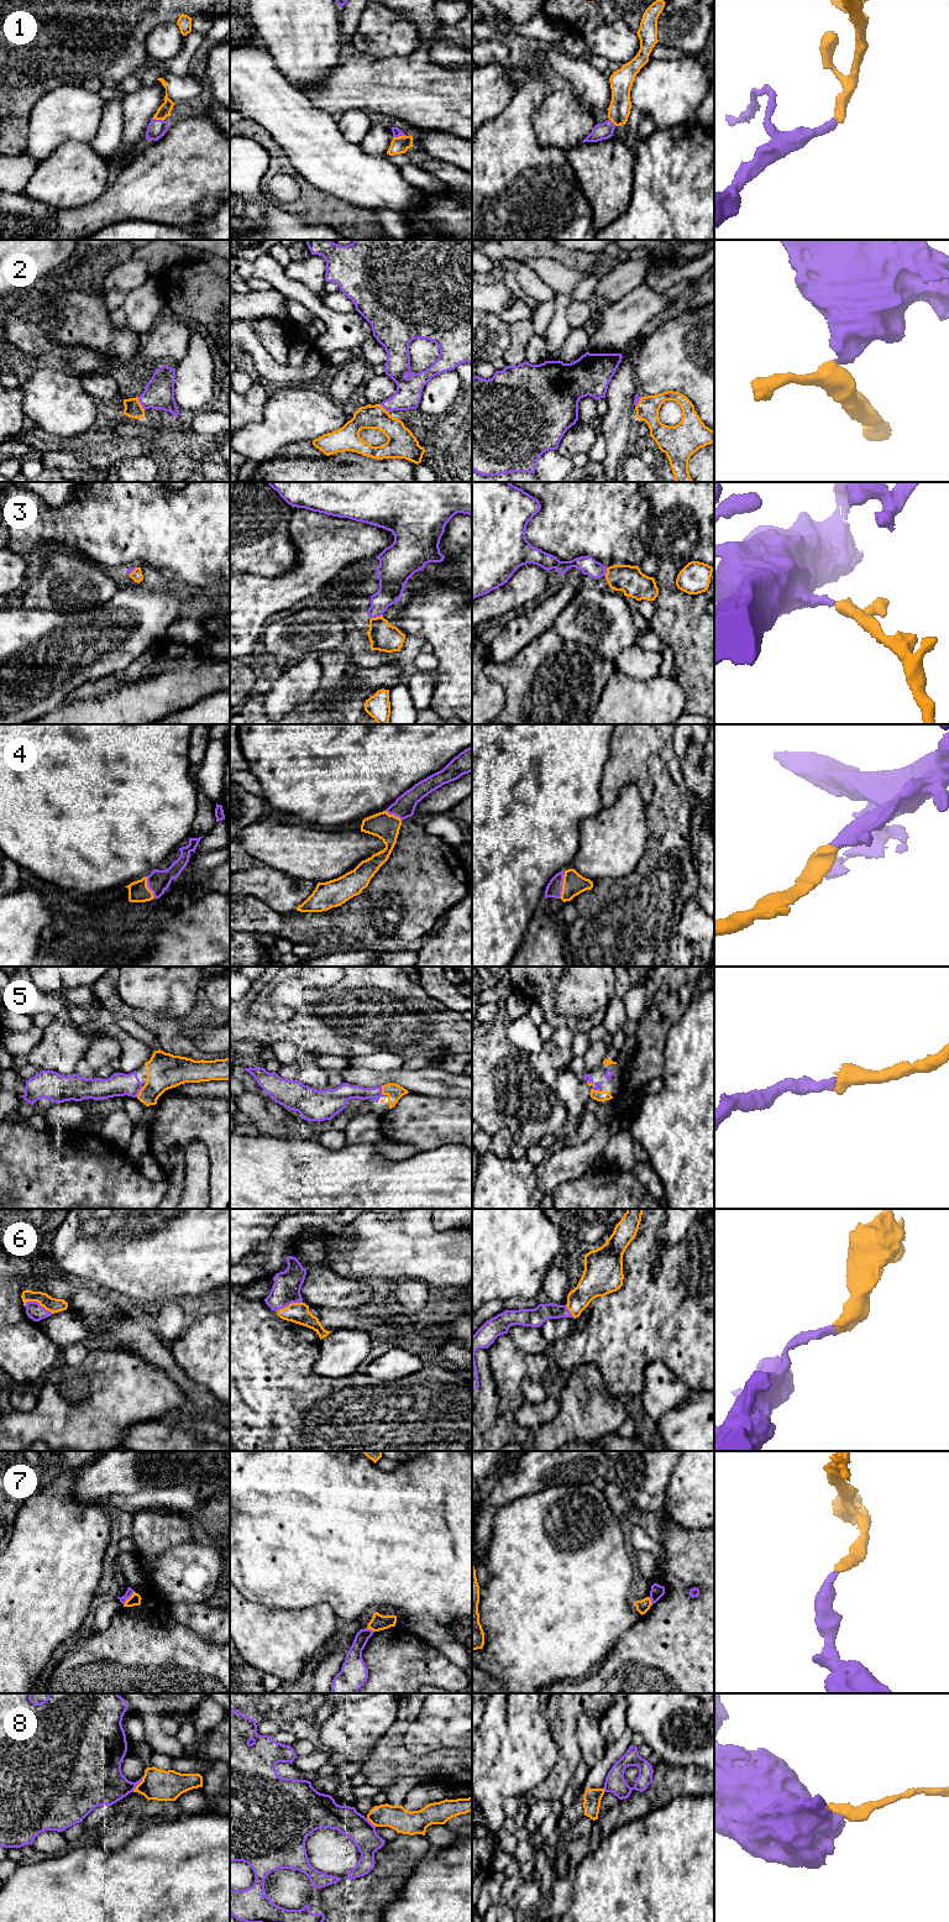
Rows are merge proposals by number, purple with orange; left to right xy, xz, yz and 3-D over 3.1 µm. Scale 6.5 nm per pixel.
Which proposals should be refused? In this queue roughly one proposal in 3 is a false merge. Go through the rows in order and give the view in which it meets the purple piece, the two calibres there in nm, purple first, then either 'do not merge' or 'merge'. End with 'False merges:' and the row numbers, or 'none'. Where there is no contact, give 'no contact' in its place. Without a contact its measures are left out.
1: xz | 60/110 nm | merge
2: xy | 190/110 nm | merge
3: xz | 170/190 nm | merge
4: yz | 110/150 nm | merge
5: xy | 160/240 nm | merge
6: xy | 110/90 nm | merge
7: xy | 50/80 nm | do not merge
8: xy | 300/200 nm | do not merge
False merges: 7, 8

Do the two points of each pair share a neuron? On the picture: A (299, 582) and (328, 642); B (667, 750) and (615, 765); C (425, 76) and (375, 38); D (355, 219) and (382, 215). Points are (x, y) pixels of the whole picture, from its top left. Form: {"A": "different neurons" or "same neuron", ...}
{"A": "different neurons", "B": "same neuron", "C": "different neurons", "D": "different neurons"}

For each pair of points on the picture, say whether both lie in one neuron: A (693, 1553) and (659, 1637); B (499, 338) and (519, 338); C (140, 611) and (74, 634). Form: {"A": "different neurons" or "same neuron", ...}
{"A": "same neuron", "B": "different neurons", "C": "same neuron"}

